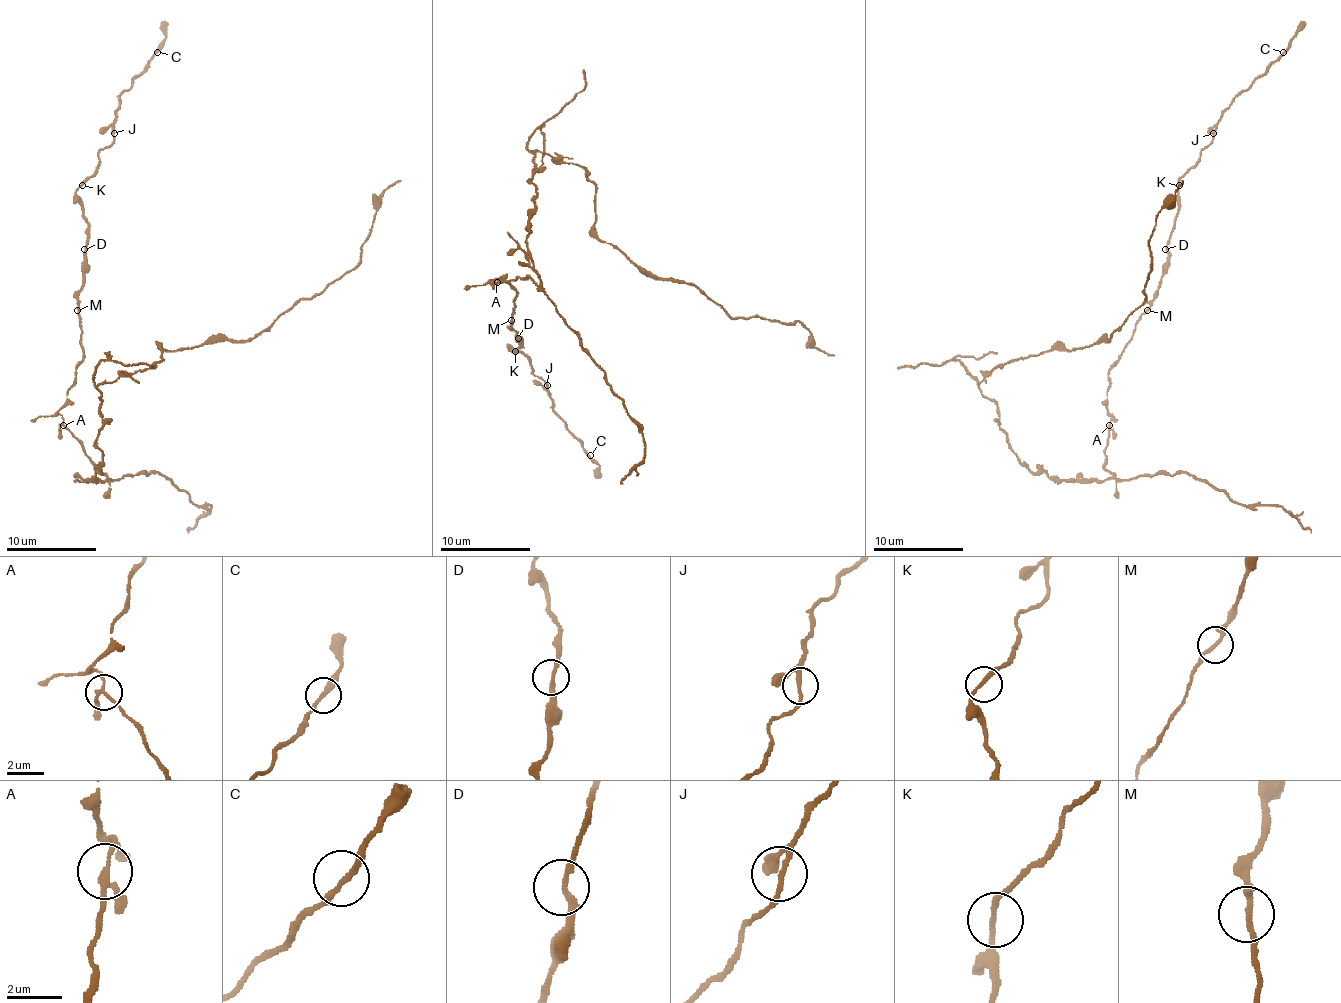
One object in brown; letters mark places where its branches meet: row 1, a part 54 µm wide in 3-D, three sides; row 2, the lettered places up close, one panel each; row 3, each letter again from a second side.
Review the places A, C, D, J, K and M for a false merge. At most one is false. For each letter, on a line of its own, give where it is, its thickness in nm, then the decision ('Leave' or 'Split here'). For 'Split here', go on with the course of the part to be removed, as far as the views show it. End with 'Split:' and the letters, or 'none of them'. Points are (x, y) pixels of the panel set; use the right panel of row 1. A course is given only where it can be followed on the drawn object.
A: Place: (1109, 425). Thickness 150 nm. Split here. Course of the part to remove: (1109, 425), (1111, 478), (1052, 480), (1020, 459), (979, 382), (1106, 342), (1145, 301), (1156, 215), (1183, 181)
C: Place: (1283, 52). Thickness 220 nm. Leave
D: Place: (1165, 249). Thickness 220 nm. Leave
J: Place: (1213, 133). Thickness 150 nm. Leave
K: Place: (1179, 185). Thickness 190 nm. Leave
M: Place: (1147, 310). Thickness 200 nm. Leave
Split: A

